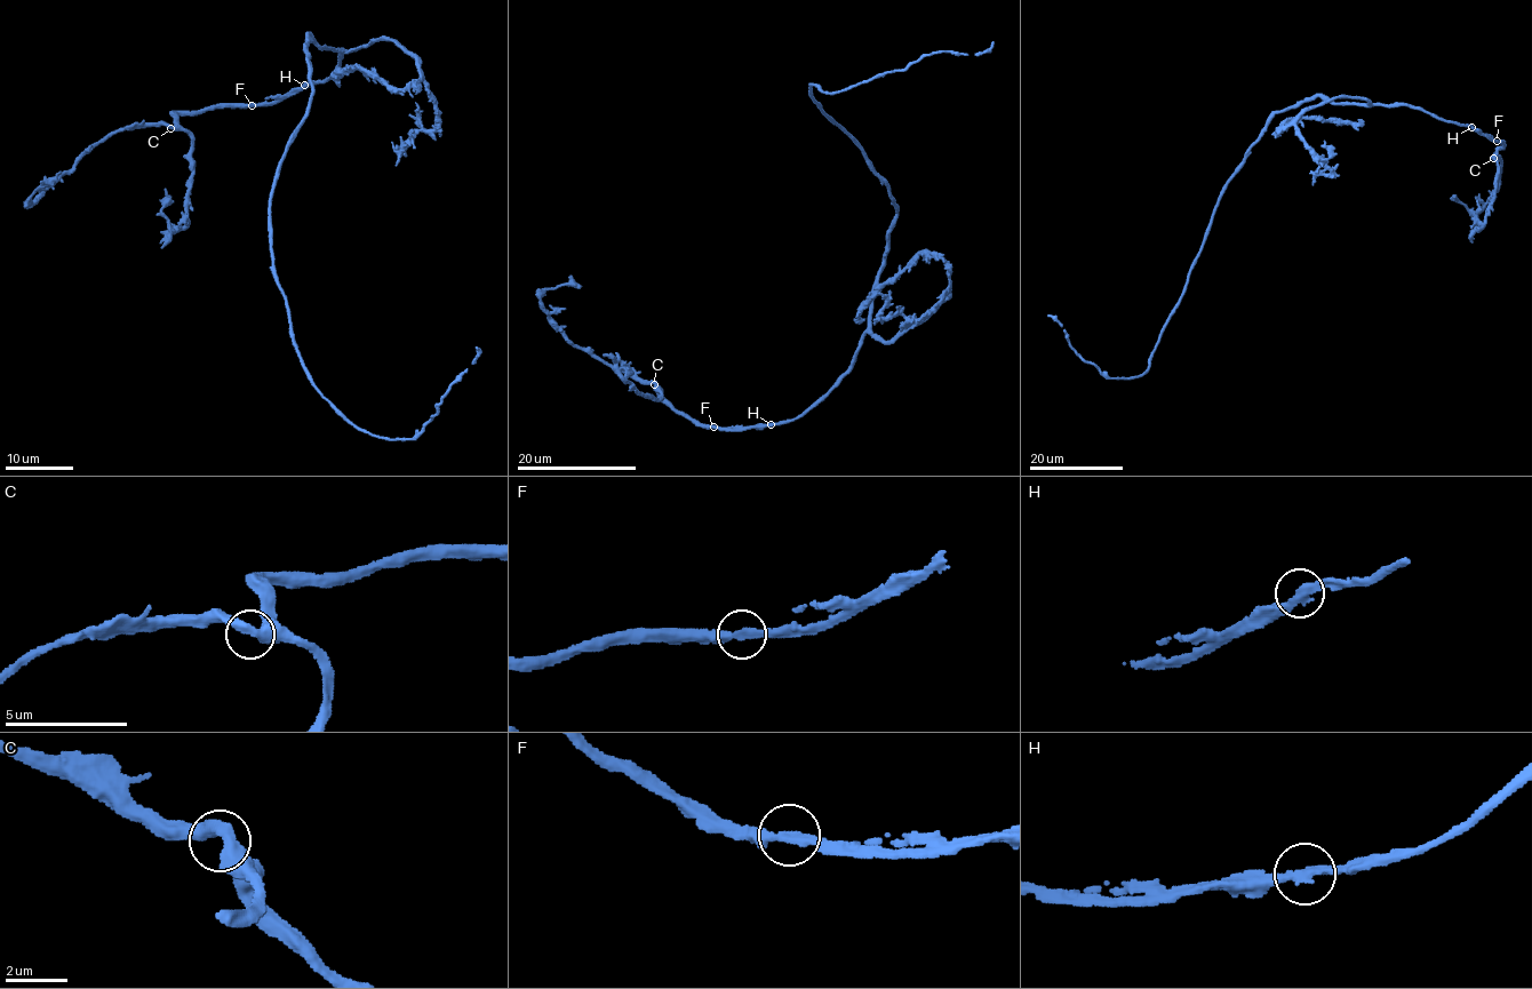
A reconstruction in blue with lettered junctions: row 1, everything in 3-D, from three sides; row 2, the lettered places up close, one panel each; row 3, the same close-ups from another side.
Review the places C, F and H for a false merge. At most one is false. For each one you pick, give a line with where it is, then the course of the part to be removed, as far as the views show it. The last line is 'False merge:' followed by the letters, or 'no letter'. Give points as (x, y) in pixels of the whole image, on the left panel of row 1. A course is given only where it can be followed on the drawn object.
False merge: no letter

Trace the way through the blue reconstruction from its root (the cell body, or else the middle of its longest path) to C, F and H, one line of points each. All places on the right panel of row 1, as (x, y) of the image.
C: (1286, 109), (1322, 95), (1333, 103), (1419, 106), (1447, 121), (1469, 125), (1494, 141), (1505, 141), (1493, 158)
F: (1286, 109), (1316, 95), (1354, 104), (1409, 104), (1447, 121), (1469, 125), (1497, 141)
H: (1286, 109), (1322, 95), (1333, 103), (1409, 104), (1471, 127)

